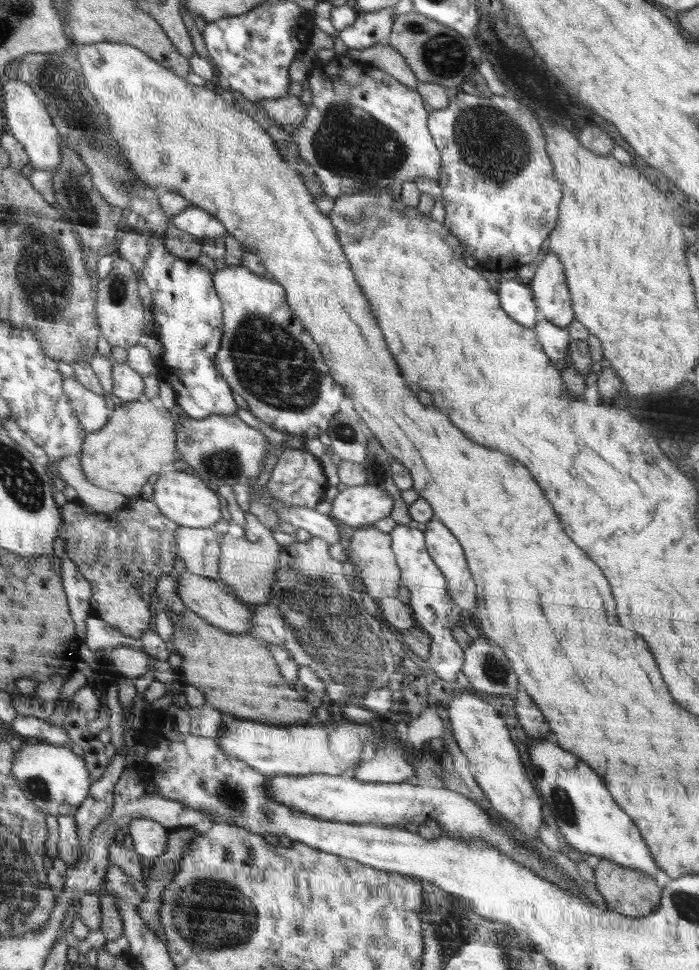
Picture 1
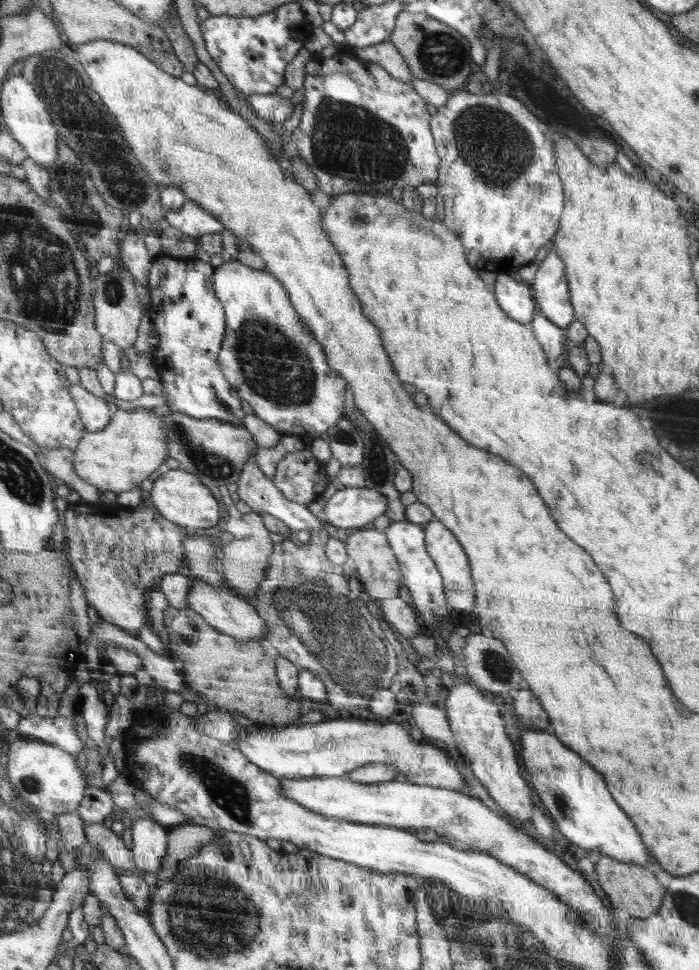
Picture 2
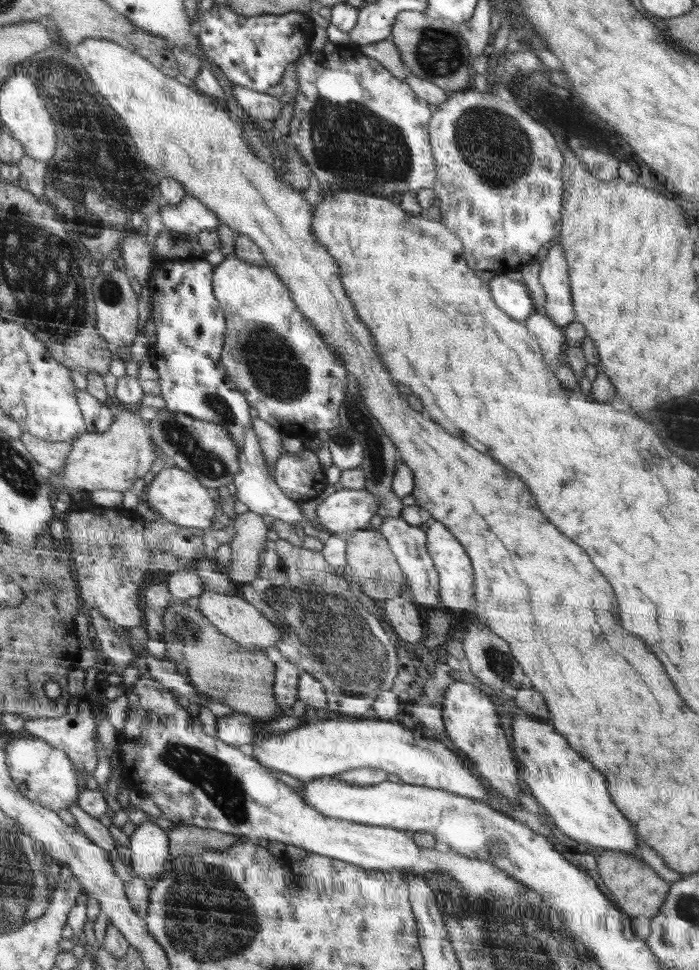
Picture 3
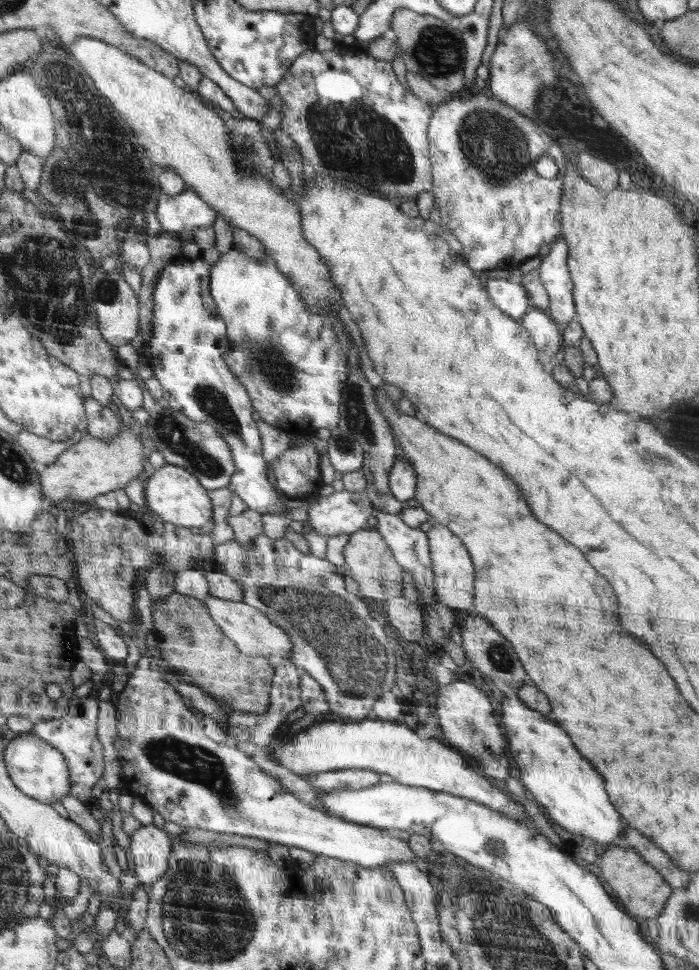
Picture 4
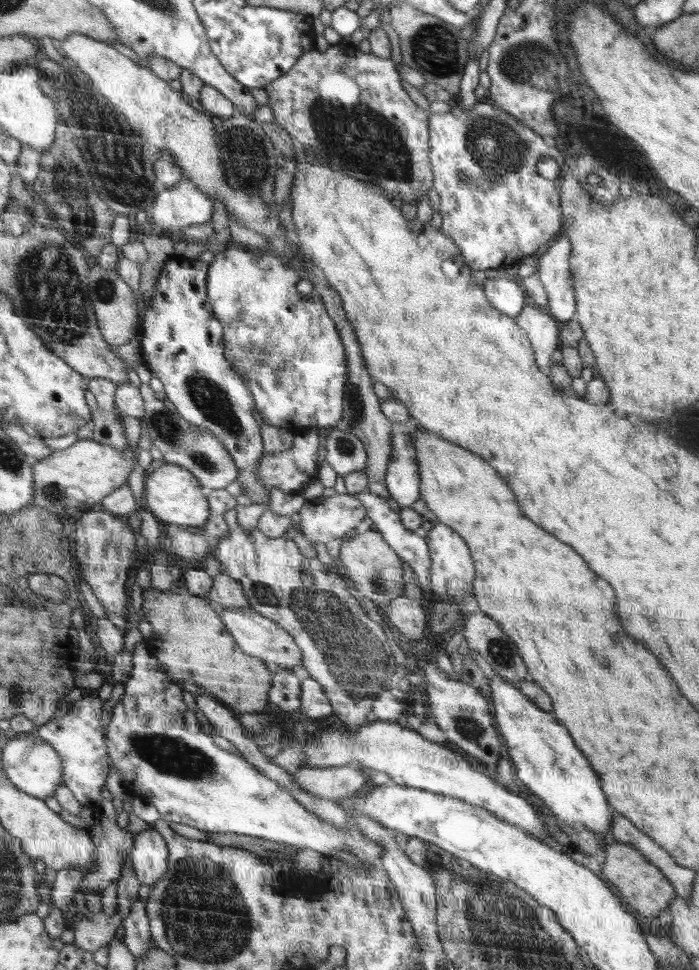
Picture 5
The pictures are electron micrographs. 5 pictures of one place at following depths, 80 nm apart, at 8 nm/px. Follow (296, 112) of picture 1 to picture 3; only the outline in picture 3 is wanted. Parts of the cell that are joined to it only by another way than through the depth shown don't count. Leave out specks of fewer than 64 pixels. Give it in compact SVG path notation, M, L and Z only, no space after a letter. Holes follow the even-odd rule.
M231 83L231 93L246 114L254 119L276 120L282 110L288 107L280 103L278 97L266 92L258 92L242 85Z

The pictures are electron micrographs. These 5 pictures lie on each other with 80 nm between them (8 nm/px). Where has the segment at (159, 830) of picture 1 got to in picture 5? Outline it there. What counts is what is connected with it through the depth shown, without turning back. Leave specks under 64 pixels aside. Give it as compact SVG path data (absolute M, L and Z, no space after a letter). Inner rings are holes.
M150 825L150 829L135 834L134 842L127 857L131 859L137 879L143 885L151 887L158 883L167 871L166 858L169 858L169 848L166 848L165 837Z

